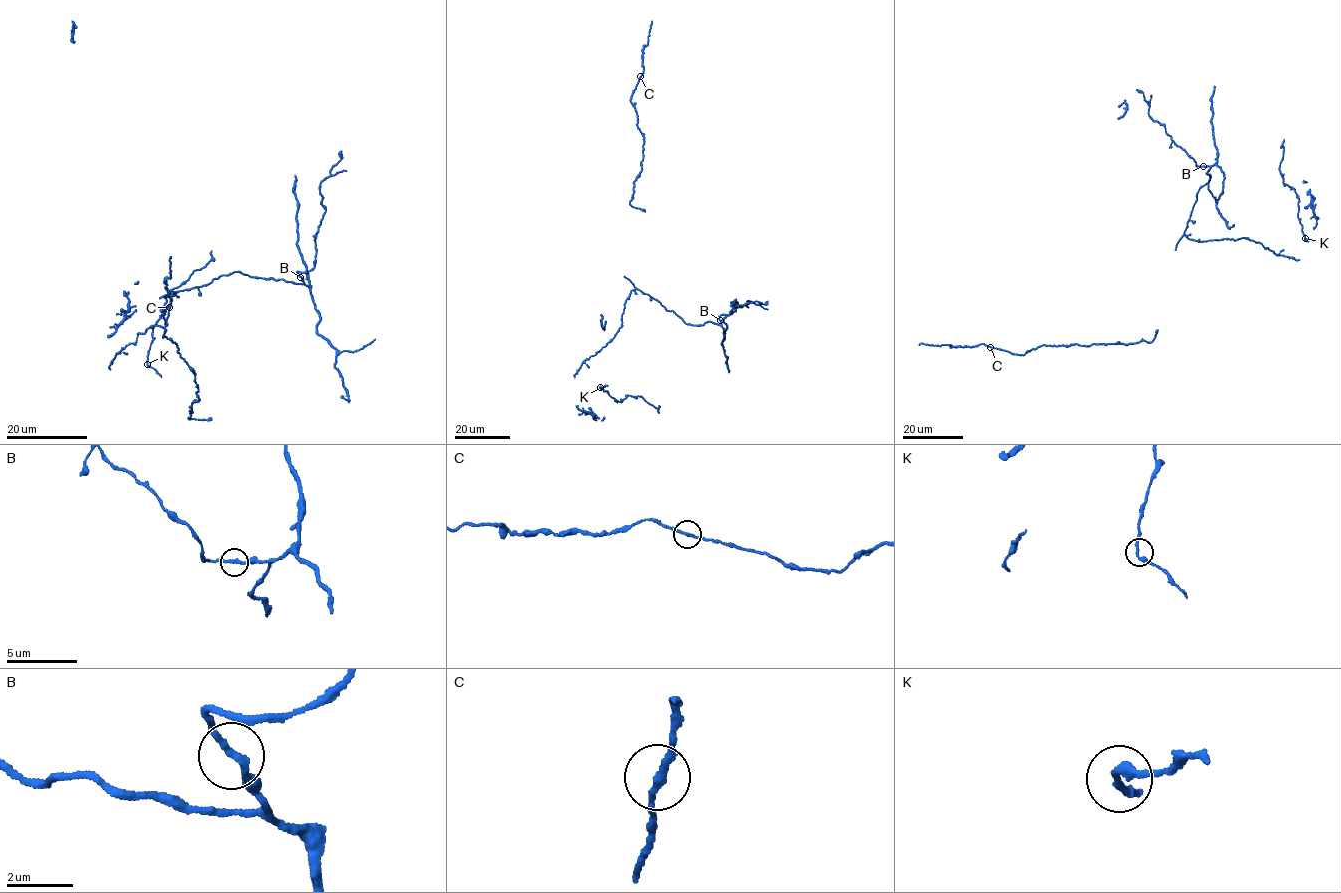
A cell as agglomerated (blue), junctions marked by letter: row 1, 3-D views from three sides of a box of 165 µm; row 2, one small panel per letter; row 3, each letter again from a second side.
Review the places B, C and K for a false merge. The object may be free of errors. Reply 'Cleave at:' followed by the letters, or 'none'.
Cleave at: none

